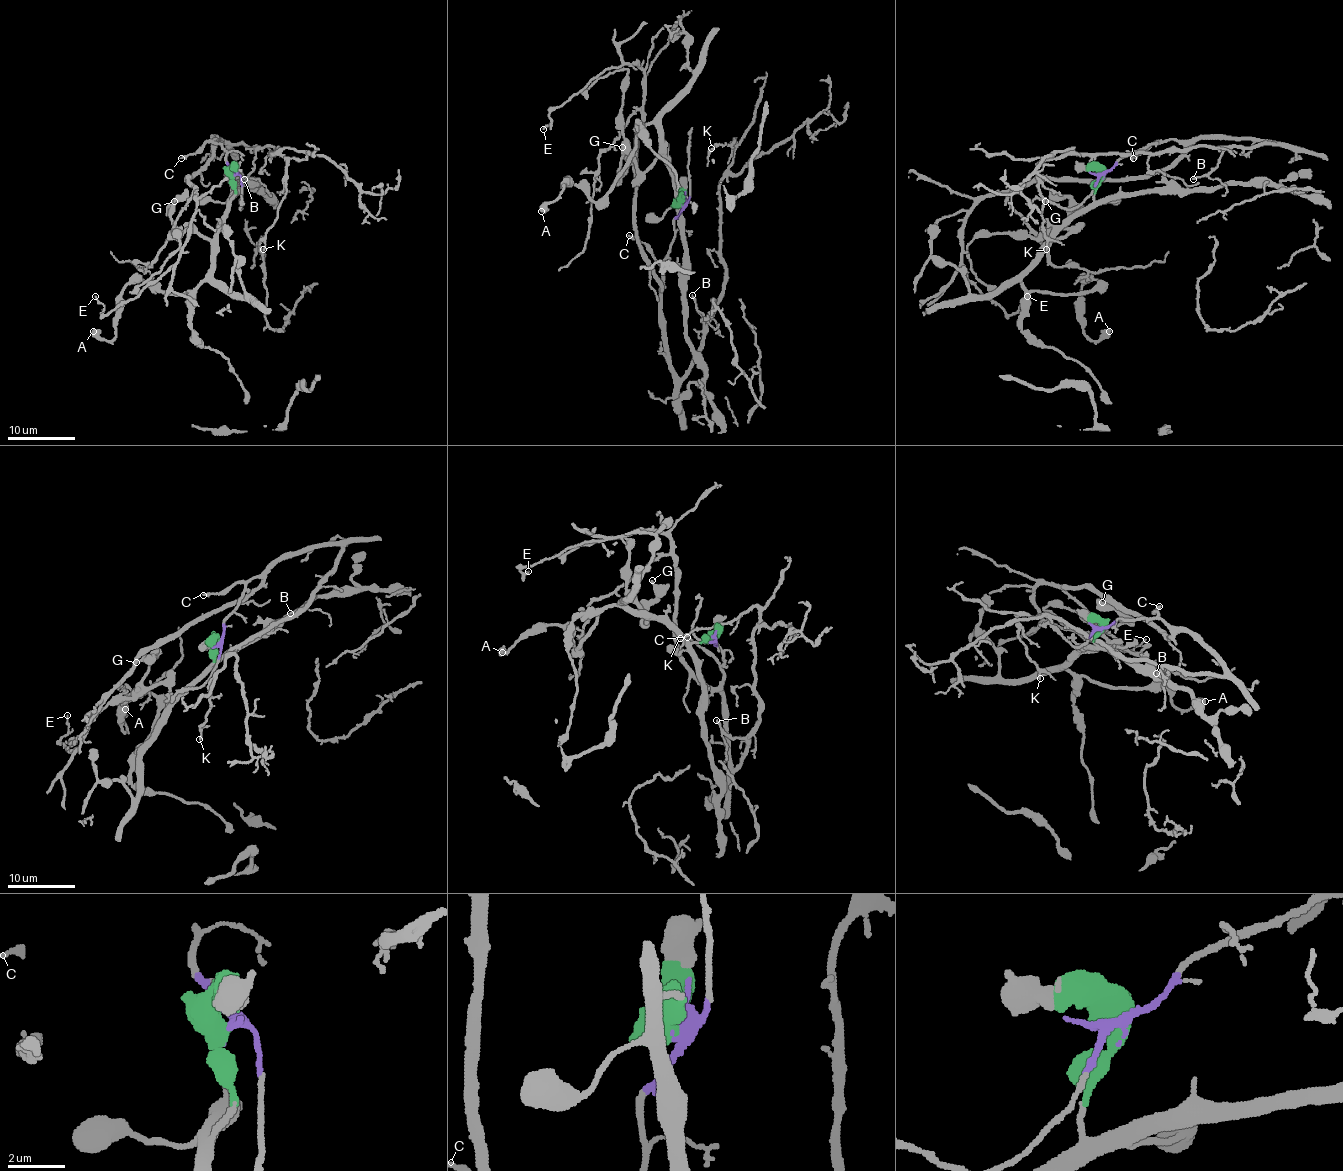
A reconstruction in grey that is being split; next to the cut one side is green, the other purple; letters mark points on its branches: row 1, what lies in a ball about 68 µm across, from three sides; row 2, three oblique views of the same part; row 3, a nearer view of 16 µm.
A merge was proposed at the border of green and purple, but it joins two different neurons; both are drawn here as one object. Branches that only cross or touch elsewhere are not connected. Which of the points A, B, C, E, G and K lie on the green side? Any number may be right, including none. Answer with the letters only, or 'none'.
A, G

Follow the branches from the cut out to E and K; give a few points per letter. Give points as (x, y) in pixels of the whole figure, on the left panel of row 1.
E: (233, 176), (214, 139), (214, 154), (187, 179), (197, 208), (180, 257), (105, 314), (95, 295)
K: (233, 176), (226, 152), (212, 139), (266, 146), (286, 161), (286, 191), (263, 250)

